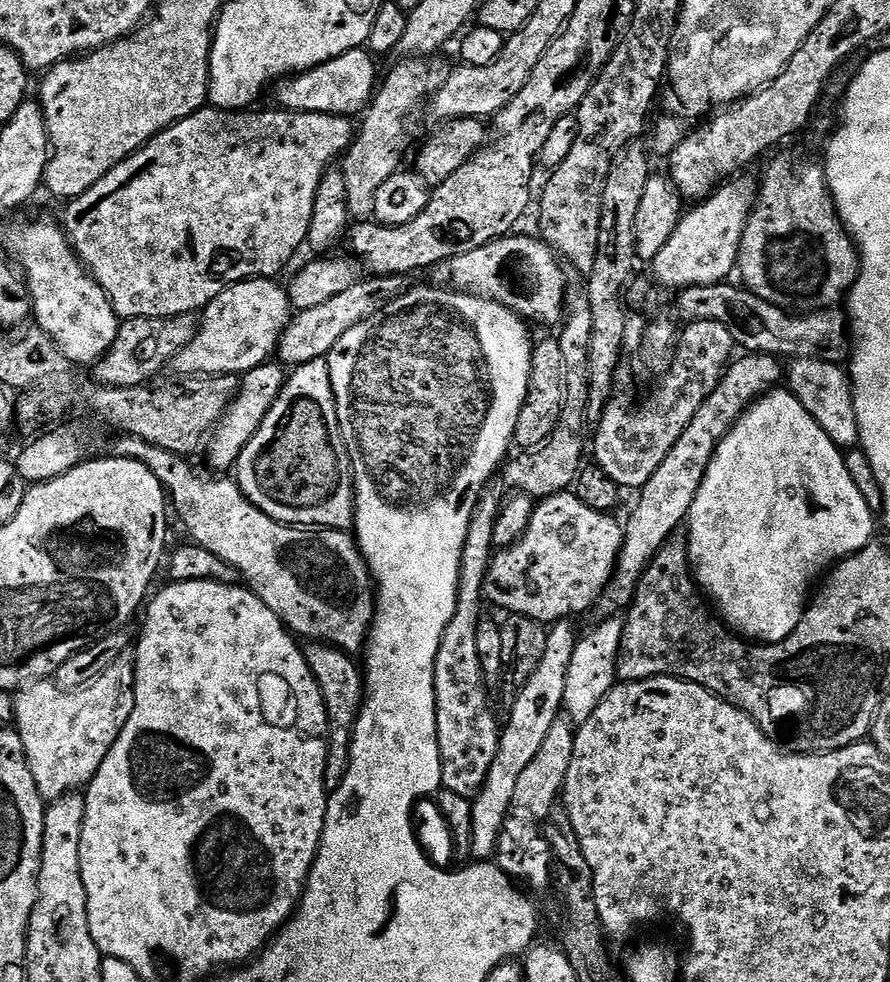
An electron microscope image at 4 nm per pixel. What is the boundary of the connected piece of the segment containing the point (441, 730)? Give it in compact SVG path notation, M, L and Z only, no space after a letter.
M491 490L485 491L476 504L476 509L470 522L470 530L466 534L466 546L462 550L460 563L460 585L456 598L454 618L446 626L442 634L442 642L438 646L438 658L434 666L434 694L436 695L436 721L438 722L438 750L440 751L440 765L442 766L443 787L454 790L454 794L462 794L469 798L475 797L481 786L486 782L486 774L490 774L490 766L494 766L494 758L498 754L502 720L496 717L492 709L492 700L488 697L490 685L484 679L482 662L478 656L478 626L482 619L480 603L485 603L484 580L492 566L494 555L494 526L496 515L501 509L501 501Z

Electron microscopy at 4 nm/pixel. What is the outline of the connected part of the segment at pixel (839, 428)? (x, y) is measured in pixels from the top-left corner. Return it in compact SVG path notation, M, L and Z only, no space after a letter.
M793 360L786 368L786 388L794 394L794 398L798 398L798 402L802 402L802 406L806 406L810 418L814 418L814 422L826 430L840 449L855 449L860 444L852 377L841 365L821 360Z

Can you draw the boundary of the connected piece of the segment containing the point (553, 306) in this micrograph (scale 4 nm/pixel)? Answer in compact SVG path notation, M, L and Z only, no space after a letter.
M516 235L501 236L499 240L491 240L478 250L470 250L445 264L437 264L434 275L440 279L437 281L441 285L480 296L483 300L505 304L529 321L541 320L544 324L552 324L557 319L557 323L565 315L566 293L570 288L564 277L565 265L544 239L535 235Z

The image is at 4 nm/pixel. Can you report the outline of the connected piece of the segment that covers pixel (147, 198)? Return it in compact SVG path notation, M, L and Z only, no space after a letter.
M205 106L200 108L190 118L182 118L165 132L160 132L143 148L128 156L106 178L94 182L90 190L76 197L67 205L62 219L64 233L72 244L72 249L79 256L89 276L93 276L102 286L102 290L112 300L112 309L121 321L130 318L166 318L178 314L199 313L224 288L236 284L240 280L253 278L276 278L279 272L292 260L292 255L301 247L305 247L310 230L310 218L314 214L314 194L318 194L318 186L322 182L324 173L333 167L332 160L348 151L348 145L354 139L354 124L347 115L332 116L328 112L256 112L257 110L237 110L228 112L225 108Z

